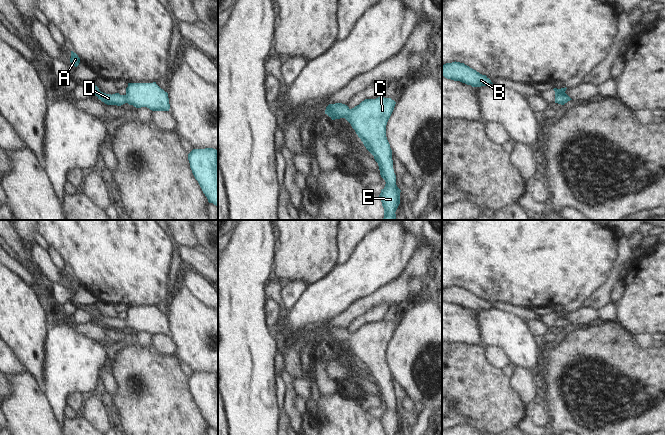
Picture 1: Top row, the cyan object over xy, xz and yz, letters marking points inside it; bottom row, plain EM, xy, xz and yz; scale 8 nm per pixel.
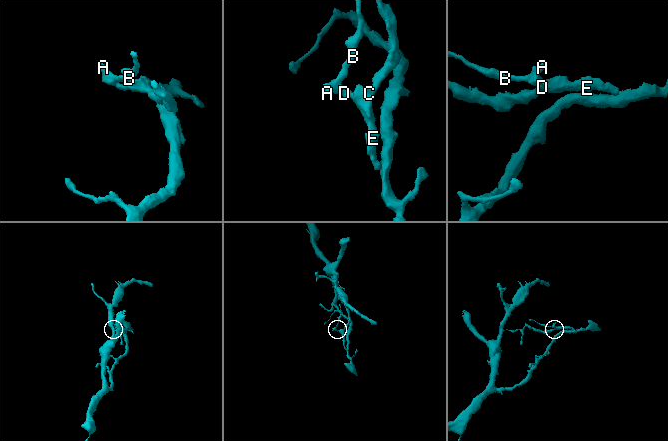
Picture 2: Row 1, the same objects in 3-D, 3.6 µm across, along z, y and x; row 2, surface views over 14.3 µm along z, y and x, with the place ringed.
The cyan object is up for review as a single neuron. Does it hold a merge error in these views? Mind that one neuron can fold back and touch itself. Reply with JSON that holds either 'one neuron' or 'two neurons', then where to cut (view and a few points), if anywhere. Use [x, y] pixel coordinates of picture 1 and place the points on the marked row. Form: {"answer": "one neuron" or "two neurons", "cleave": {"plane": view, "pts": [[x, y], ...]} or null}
{"answer": "one neuron", "cleave": null}

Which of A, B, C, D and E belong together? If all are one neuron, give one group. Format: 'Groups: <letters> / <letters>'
Groups: A B C D E.

